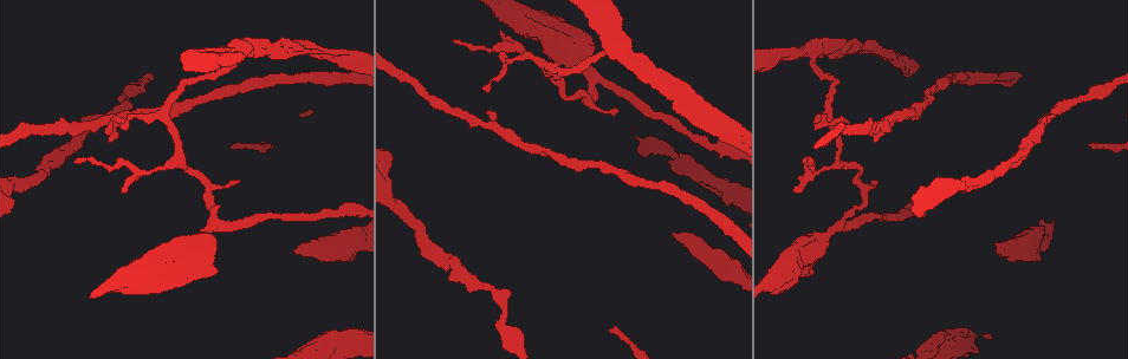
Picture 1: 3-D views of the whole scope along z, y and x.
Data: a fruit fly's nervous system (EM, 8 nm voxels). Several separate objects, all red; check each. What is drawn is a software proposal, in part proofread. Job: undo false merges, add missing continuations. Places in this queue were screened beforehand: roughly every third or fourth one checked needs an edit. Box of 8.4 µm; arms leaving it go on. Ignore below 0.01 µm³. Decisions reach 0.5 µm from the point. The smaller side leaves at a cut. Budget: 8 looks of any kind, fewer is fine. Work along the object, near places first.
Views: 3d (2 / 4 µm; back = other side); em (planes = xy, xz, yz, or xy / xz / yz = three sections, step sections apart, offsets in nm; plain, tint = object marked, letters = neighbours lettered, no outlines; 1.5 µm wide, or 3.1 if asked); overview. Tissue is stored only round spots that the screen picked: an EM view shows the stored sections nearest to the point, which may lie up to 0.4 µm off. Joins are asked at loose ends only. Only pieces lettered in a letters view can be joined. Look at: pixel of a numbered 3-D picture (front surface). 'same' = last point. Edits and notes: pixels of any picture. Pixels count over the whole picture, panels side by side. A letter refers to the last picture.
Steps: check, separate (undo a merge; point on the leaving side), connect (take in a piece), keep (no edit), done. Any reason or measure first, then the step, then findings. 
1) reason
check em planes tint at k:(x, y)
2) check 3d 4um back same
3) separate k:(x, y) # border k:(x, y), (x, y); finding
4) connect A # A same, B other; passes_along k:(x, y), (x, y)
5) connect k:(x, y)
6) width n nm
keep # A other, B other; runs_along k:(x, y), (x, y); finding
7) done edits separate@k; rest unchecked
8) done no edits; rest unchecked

thick end
check em planes letters at 1:(997, 250)

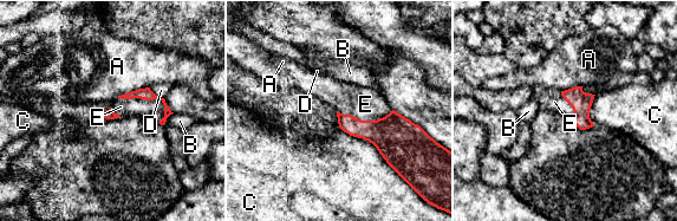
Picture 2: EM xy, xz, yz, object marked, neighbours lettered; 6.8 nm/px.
connect E # A other, B other, C other, D other, E same; passes_along 2:(145, 93), (147, 99), (154, 110); it goes on there

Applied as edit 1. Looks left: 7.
a fork
check 3d 2um at 1:(559, 81)

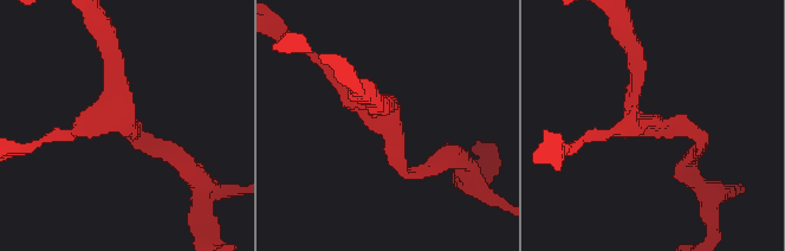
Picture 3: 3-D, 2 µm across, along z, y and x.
arms 3; shape alone is not enough
check em planes letters at 3:(117, 125)

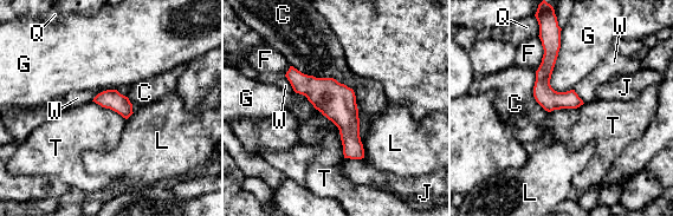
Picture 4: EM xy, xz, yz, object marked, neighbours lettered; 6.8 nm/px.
width 140 nm
keep # C other, F other, G other, J other, L other, Q other, T other, W other; runs_along 4:(291, 71), (348, 123), (358, 156); one neuron here

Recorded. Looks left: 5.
tapers out
check 3d 2um at 1:(75, 161)

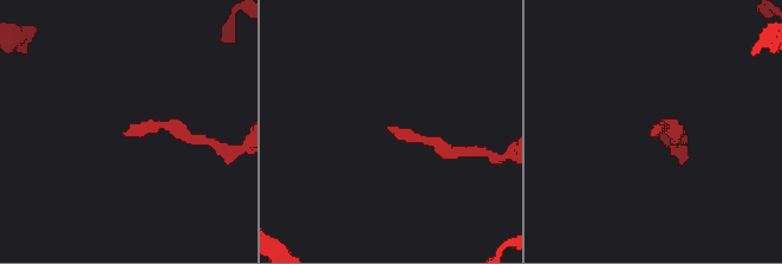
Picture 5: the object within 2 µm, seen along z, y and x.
check em planes letters at 5:(392, 128)

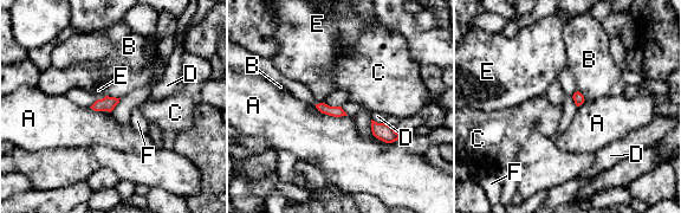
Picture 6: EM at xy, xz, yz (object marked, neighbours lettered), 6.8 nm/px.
keep # A other, B other, C other, D other, E other, F other; border 6:(105, 95), (97, 99); no lettered piece goes on from it

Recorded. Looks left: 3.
done edits connect@2; rest unchecked

